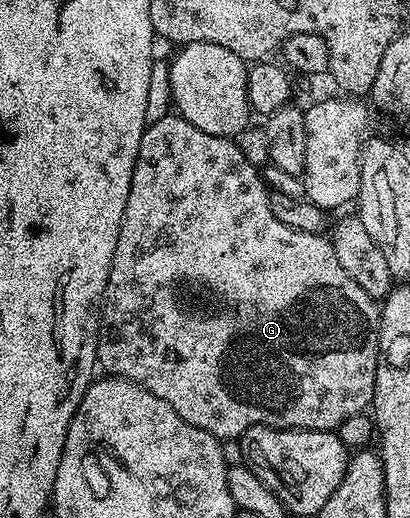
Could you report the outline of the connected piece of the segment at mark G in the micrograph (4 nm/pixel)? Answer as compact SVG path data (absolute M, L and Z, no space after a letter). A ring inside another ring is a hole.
M177 112L166 114L163 118L156 119L155 122L153 119L142 133L142 139L140 140L138 159L132 172L132 184L128 188L128 204L124 208L124 216L120 224L120 236L116 240L116 252L112 256L112 268L108 276L106 295L102 298L102 308L98 324L97 365L101 369L103 366L106 369L103 371L107 375L115 378L127 378L144 388L148 388L148 392L152 392L152 396L160 396L160 400L164 400L164 404L172 404L174 411L184 420L188 420L188 424L192 424L196 428L208 432L212 437L219 440L228 438L239 439L245 430L253 426L276 426L279 430L337 431L338 426L344 424L344 420L348 420L348 416L356 416L360 413L360 408L369 407L374 400L376 368L378 367L379 303L375 299L370 298L368 292L364 292L364 288L360 288L360 284L356 284L356 280L352 280L352 276L348 276L348 272L344 272L344 268L340 268L340 260L336 260L334 245L330 242L329 237L322 234L300 232L296 228L288 228L288 224L280 224L280 220L276 220L276 216L272 216L272 208L268 208L268 204L266 203L267 193L268 187L262 181L259 167L253 166L252 163L249 163L244 158L244 153L238 147L237 141L221 138L220 136L212 136L208 132L200 132L200 128L196 128L196 124L188 124L188 120L184 120L181 114Z

